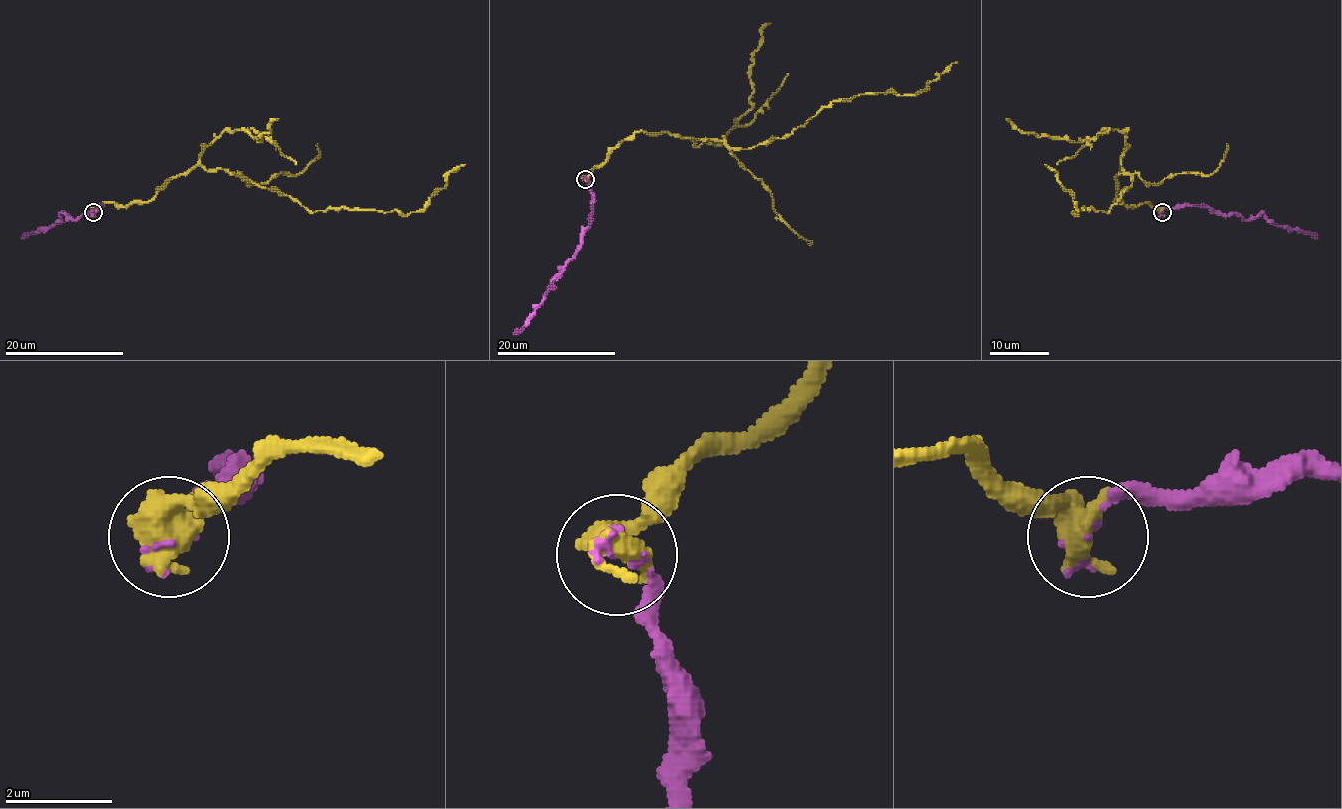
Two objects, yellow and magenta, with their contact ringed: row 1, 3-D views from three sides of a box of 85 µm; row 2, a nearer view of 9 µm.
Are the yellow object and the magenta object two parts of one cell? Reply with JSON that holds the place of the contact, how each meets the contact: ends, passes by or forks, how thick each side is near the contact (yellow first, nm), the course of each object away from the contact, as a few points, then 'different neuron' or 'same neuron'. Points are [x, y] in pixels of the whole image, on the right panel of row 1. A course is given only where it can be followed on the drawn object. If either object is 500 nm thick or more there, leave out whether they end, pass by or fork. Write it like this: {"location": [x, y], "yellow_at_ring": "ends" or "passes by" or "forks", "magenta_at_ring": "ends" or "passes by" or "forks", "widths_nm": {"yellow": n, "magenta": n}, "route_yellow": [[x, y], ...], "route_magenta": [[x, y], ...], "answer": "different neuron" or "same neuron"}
{"location": [1162, 212], "widths_nm": {"yellow": 500, "magenta": 90}, "route_yellow": [[1162, 212], [1114, 200], [1122, 166], [1132, 184], [1122, 197], [1107, 212], [1077, 215], [1045, 164]], "route_magenta": [[1162, 213], [1185, 204], [1209, 206], [1244, 219], [1262, 213], [1317, 238]], "answer": "same neuron"}

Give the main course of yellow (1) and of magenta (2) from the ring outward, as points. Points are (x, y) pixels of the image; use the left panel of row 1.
1: (94, 212), (148, 200), (203, 166), (313, 212), (407, 215), (465, 164)
2: (94, 213), (100, 204), (77, 219), (61, 213), (52, 225), (21, 238)

